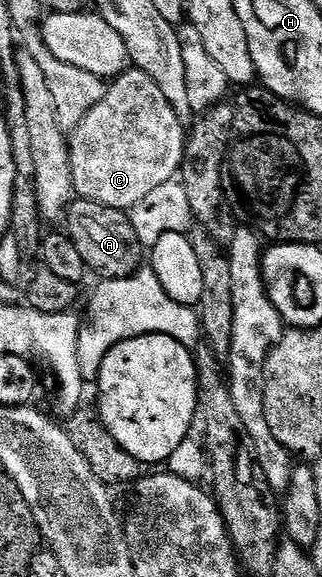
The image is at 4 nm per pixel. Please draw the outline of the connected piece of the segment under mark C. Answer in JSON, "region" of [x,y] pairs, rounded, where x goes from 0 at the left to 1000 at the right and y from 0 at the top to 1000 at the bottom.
{"region":[[[391,120],[329,149],[320,175],[307,175],[307,182],[295,182],[295,189],[283,189],[211,236],[220,314],[236,343],[398,367],[432,355],[469,328],[506,321],[506,314],[531,314],[559,298],[578,239],[578,218],[531,189],[519,168],[506,168],[494,147],[481,147],[457,127]]]}

